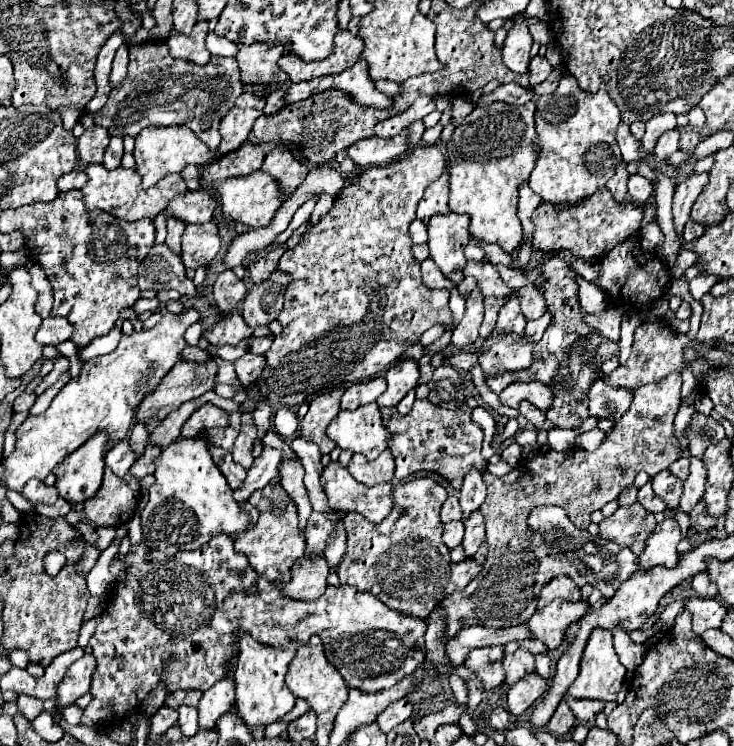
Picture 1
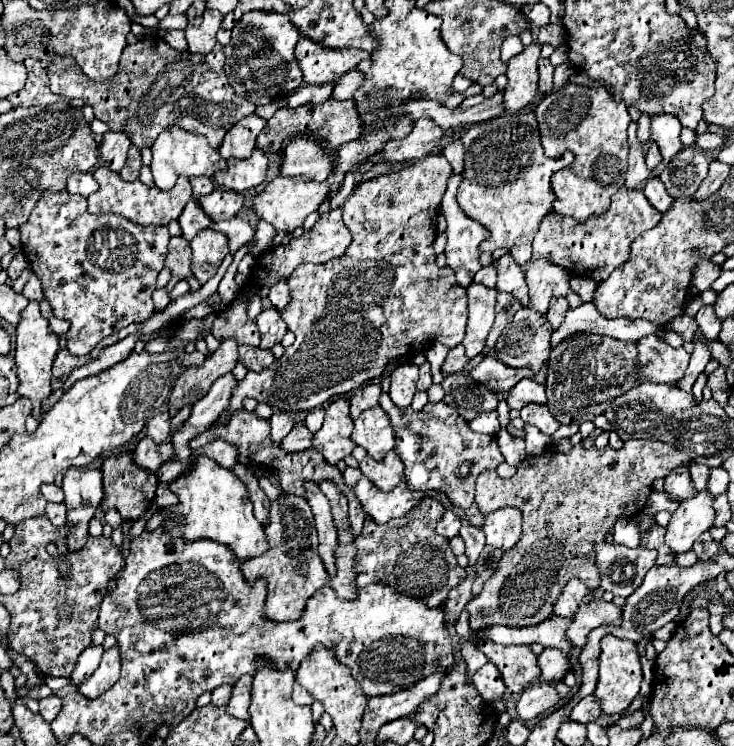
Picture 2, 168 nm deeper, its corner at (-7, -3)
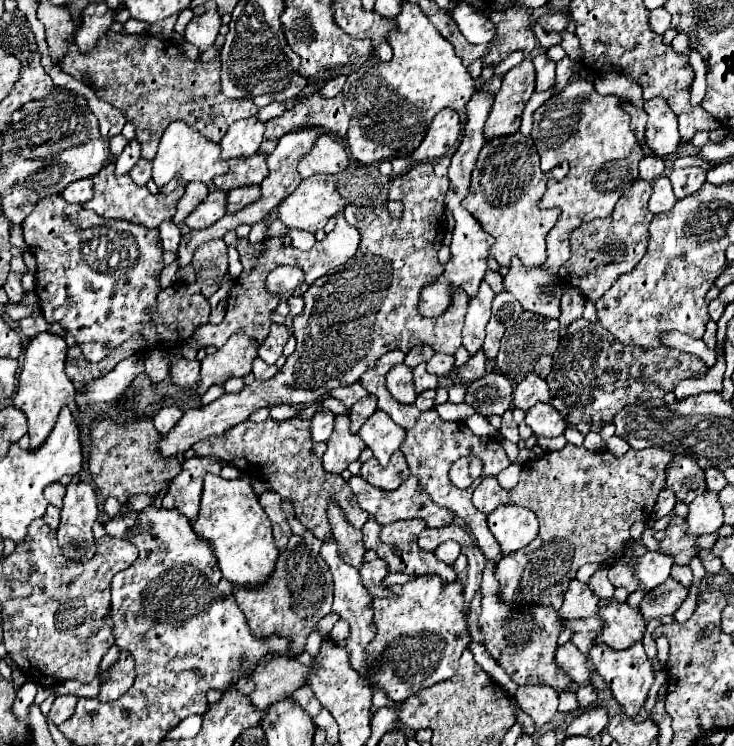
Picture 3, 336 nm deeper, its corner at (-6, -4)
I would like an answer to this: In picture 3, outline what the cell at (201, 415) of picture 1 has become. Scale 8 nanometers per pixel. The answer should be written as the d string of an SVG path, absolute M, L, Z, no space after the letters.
M267 418L261 424L245 420L239 426L227 430L223 436L209 436L207 440L199 440L199 444L193 444L193 450L197 456L223 458L231 466L239 468L241 474L253 480L259 478L263 482L269 482L273 492L277 492L281 498L293 500L295 516L319 540L331 536L331 526L327 522L327 512L325 512L327 502L331 500L335 500L343 508L349 524L353 524L355 528L363 528L363 524L369 518L369 514L359 508L349 484L339 474L329 474L323 470L321 456L325 452L325 444L323 442L317 444L311 440L309 420L291 418L277 422L273 418Z

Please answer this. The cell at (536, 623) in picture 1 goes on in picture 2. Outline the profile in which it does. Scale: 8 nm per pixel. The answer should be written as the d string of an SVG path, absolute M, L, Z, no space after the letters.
M592 599L574 615L572 625L568 629L568 639L574 647L584 647L588 641L588 633L602 625L616 625L622 623L622 607L608 603L604 599Z

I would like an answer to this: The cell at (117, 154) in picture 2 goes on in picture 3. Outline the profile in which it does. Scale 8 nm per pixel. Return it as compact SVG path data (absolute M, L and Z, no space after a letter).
M137 140L129 142L129 144L123 148L123 152L117 156L117 160L115 160L115 172L127 174L127 172L133 168L133 164L139 160L139 152L141 152L139 142L137 142Z

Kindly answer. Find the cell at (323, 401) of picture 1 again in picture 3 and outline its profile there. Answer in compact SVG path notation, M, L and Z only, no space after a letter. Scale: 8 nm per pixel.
M335 416L333 434L327 440L327 450L323 454L323 468L327 472L341 474L349 462L357 460L365 448L359 434L349 430L349 416Z

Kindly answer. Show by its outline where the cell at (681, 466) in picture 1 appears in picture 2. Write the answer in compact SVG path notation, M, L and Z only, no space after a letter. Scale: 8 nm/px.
M692 463L692 479L698 491L706 489L708 485L708 477L710 477L710 467L704 463Z

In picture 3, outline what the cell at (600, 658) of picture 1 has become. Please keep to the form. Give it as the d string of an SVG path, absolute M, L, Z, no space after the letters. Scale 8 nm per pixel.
M595 644L589 652L589 658L591 658L595 670L601 674L601 678L611 688L611 694L619 702L623 712L627 716L635 716L639 712L639 708L643 706L647 692L653 684L653 670L651 670L651 662L647 660L647 656L643 652L643 644L635 644L625 650L613 650L607 644Z

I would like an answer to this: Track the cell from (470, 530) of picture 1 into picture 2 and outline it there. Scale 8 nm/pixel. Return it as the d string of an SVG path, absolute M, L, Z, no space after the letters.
M502 507L484 517L486 543L502 551L512 549L522 537L522 511L516 507Z

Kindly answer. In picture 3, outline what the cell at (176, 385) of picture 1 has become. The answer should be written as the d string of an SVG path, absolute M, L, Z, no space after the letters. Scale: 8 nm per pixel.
M233 334L213 356L205 356L201 360L201 382L195 388L195 398L201 398L213 384L249 374L251 362L257 358L257 348L255 340L245 334Z

